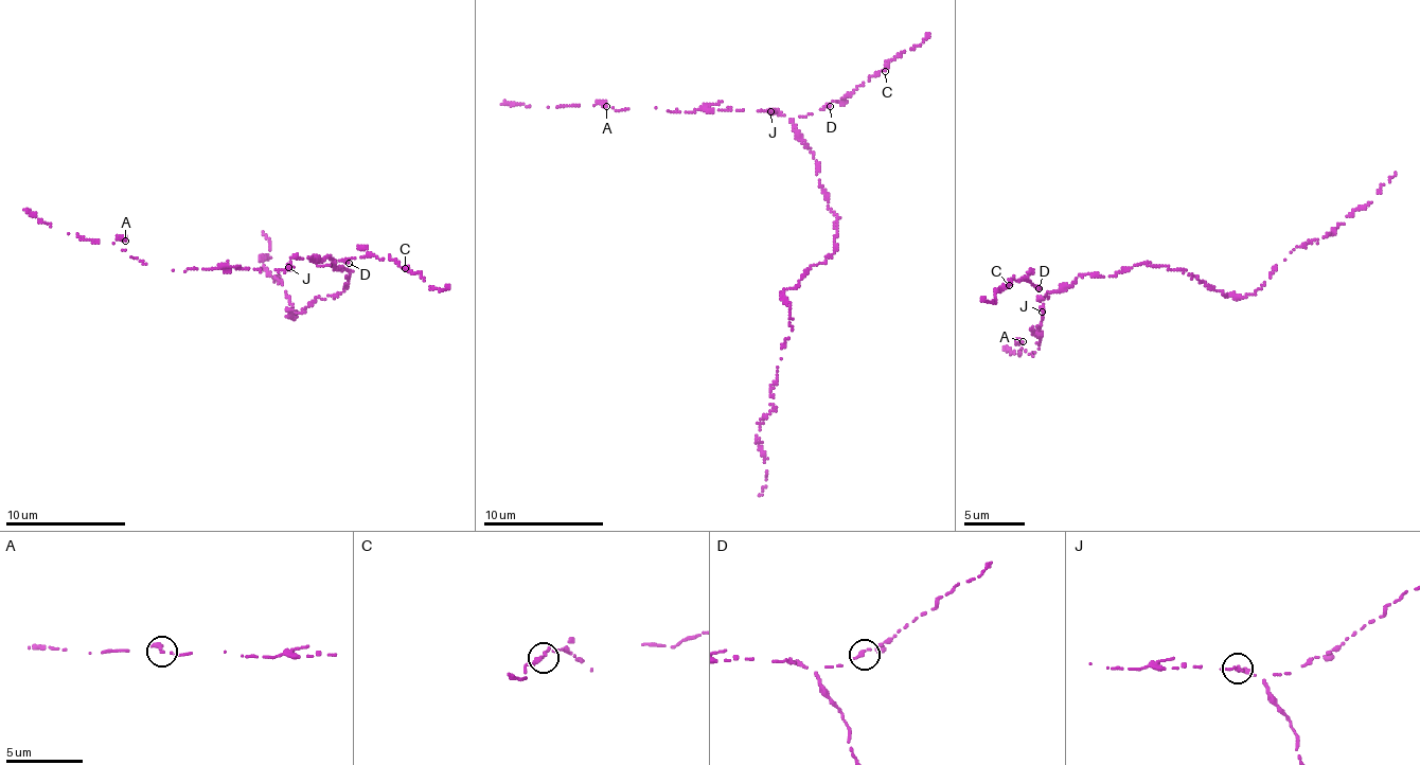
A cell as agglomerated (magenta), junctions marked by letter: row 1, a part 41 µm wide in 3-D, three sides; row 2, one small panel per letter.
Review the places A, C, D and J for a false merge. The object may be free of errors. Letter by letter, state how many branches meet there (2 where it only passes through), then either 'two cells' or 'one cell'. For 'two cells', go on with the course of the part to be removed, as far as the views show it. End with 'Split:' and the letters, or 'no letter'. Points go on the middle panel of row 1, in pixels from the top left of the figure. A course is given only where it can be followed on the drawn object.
A: branches 1; one cell
C: branches 1; one cell
D: branches 1; one cell
J: branches 1; two cells; course (769, 112), (813, 155), (837, 216), (834, 252), (784, 291), (792, 331), (756, 438), (759, 496)
Split: J

